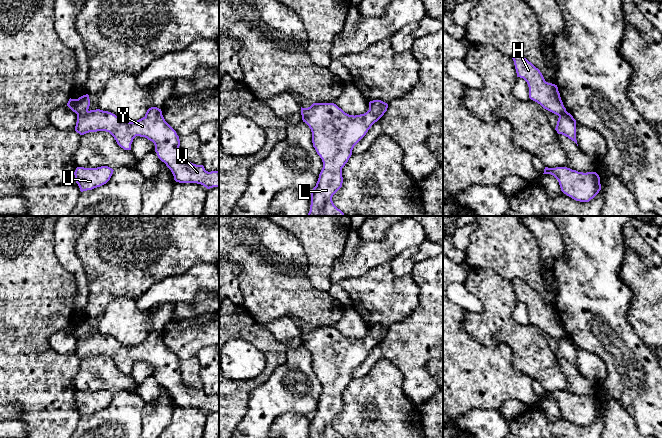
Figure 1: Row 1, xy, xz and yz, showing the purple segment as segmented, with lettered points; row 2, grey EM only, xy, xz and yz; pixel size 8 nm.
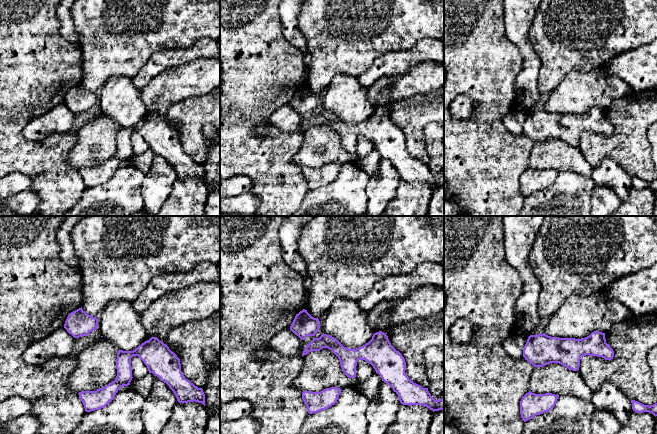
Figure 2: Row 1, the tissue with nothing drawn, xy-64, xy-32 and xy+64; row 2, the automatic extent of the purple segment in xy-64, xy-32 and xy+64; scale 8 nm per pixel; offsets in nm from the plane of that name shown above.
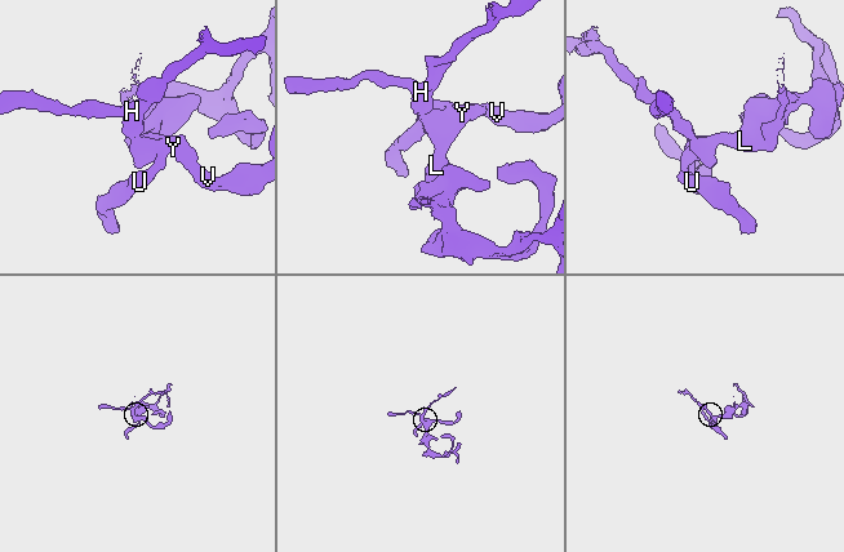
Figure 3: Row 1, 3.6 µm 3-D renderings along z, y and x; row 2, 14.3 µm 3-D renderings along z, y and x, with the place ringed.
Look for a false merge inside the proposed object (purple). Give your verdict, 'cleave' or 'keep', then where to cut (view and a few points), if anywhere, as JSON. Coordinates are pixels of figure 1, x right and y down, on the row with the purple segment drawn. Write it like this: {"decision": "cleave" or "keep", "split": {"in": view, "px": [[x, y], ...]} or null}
{"decision": "cleave", "split": {"in": "xy", "px": [[87, 110], [77, 116]]}}

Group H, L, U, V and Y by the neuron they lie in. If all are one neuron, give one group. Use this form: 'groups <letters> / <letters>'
groups H / L U V Y

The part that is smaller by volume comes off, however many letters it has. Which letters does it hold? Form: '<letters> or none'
H

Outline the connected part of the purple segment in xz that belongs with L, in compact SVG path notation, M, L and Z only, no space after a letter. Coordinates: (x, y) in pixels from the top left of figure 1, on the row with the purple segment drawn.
M381 100L369 102L369 110L360 115L349 115L334 103L313 103L301 109L302 120L312 132L312 143L323 162L316 186L311 191L308 216L344 216L333 201L333 195L342 187L342 168L352 155L354 146L366 135L371 126L387 111L388 104Z

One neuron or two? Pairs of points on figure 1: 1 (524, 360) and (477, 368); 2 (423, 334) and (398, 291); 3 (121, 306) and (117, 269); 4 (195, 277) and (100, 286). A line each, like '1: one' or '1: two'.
1: two
2: two
3: two
4: two

